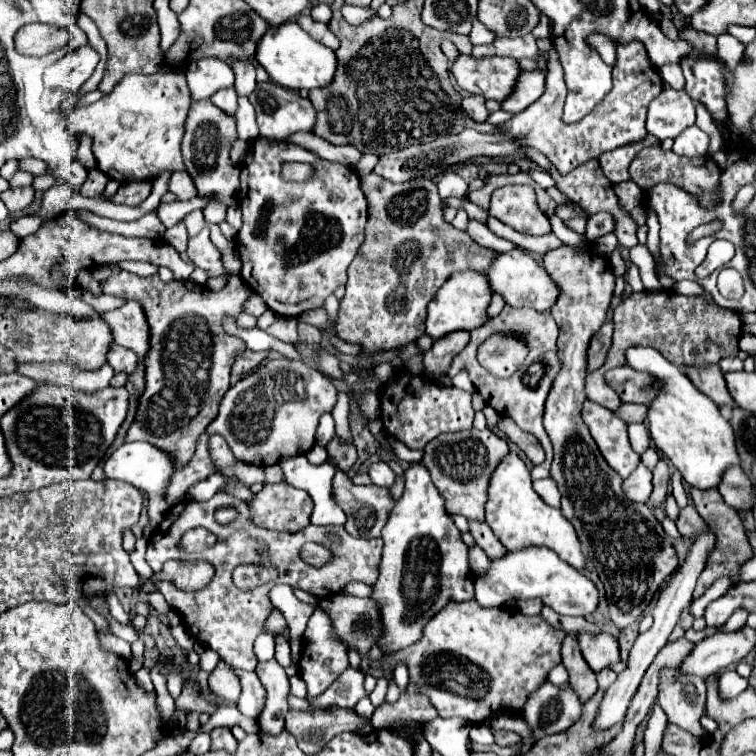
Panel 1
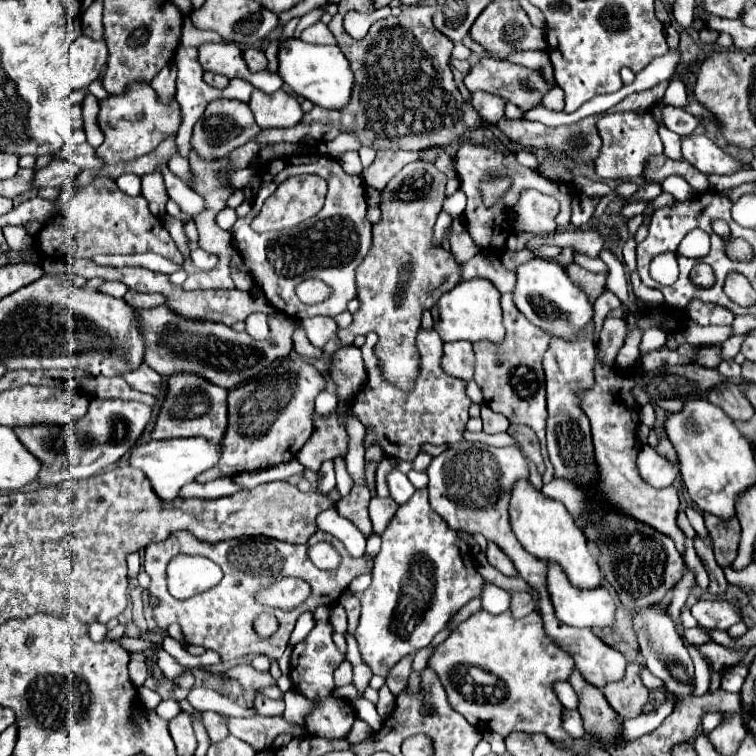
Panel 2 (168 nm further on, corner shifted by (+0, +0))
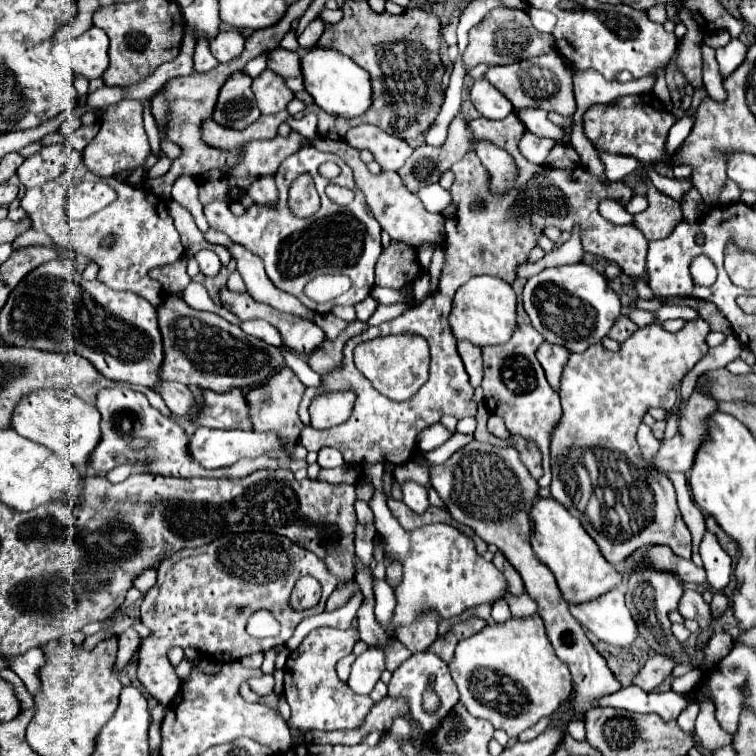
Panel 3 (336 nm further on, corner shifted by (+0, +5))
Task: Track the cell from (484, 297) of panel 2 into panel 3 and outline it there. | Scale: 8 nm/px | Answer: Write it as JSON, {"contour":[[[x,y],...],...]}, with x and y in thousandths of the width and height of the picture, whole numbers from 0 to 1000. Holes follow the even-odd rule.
{"contour":[[[634,364],[610,377],[599,393],[599,406],[594,414],[594,433],[602,448],[618,448],[631,459],[671,454],[684,430],[681,425],[681,385],[676,377],[660,366]]]}

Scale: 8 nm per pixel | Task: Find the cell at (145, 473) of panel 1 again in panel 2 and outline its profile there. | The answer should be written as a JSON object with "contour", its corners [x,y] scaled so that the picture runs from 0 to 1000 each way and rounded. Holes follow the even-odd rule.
{"contour":[[[229,579],[229,582],[202,582],[197,587],[184,587],[176,593],[171,614],[189,622],[200,635],[205,653],[216,664],[226,664],[234,659],[237,648],[261,632],[261,627],[282,619],[292,606],[292,587],[276,585],[274,579]]]}

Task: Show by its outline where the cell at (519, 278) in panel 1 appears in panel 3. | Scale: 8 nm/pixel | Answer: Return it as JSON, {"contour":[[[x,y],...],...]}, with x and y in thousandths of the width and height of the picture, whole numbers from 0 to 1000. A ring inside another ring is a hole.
{"contour":[[[774,348],[737,351],[705,364],[692,382],[692,406],[721,451],[745,456],[758,467],[769,467],[795,451],[821,414],[821,398],[806,382],[800,364]]]}

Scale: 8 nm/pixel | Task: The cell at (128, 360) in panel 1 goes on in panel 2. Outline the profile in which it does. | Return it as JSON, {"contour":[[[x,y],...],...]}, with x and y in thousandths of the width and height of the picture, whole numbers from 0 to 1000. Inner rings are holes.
{"contour":[[[187,481],[179,492],[171,492],[171,495],[165,495],[163,497],[165,500],[165,505],[173,511],[173,513],[179,513],[179,516],[184,516],[184,519],[192,519],[192,521],[200,521],[200,524],[208,524],[208,521],[213,521],[213,519],[218,519],[218,500],[216,497],[210,497],[208,492],[202,492],[197,484],[192,484],[192,481]]]}

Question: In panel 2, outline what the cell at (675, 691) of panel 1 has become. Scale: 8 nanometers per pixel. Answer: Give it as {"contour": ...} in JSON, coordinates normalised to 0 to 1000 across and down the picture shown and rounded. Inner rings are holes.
{"contour":[[[874,799],[856,802],[853,807],[843,807],[837,812],[837,831],[843,839],[843,849],[848,857],[848,865],[853,870],[853,881],[880,902],[880,913],[893,921],[914,921],[917,913],[917,876],[911,870],[911,862],[901,847],[901,841],[893,833],[893,823],[882,812],[882,807]]]}

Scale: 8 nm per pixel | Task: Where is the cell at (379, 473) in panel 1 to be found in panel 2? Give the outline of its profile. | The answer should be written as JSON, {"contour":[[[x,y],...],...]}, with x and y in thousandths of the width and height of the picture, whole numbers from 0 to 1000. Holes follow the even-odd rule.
{"contour":[[[525,619],[512,630],[512,640],[515,640],[515,648],[517,648],[517,659],[530,669],[536,667],[546,653],[549,653],[549,643],[541,638],[541,632],[528,624]]]}

